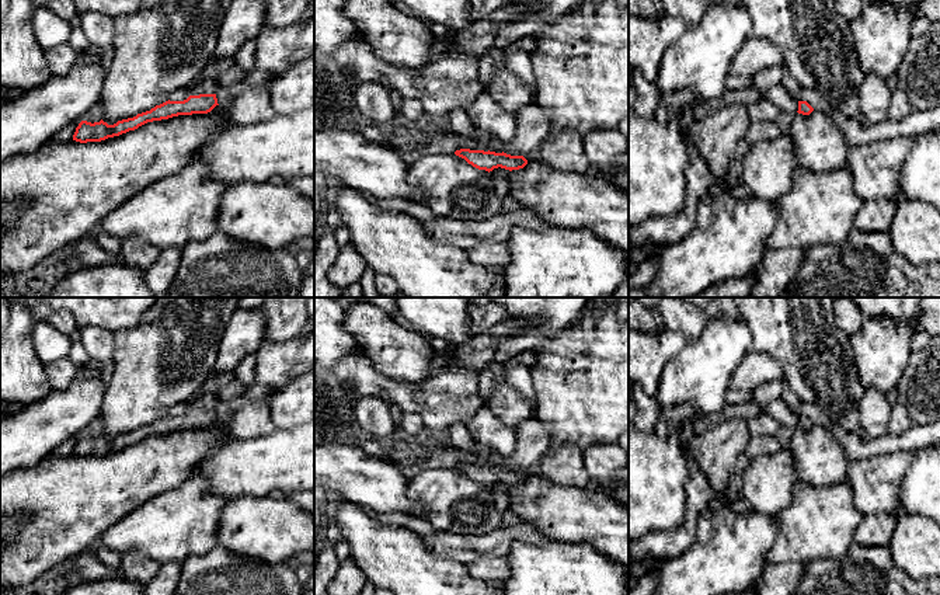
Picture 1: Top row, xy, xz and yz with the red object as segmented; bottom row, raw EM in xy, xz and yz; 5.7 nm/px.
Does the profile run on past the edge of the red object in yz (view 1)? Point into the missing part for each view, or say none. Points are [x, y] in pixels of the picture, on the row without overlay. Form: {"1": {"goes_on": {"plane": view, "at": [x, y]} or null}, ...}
{"1": {"goes_on": null}}

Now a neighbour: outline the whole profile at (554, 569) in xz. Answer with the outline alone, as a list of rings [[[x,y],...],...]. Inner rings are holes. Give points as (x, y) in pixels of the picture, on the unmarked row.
[[[513,542],[504,595],[626,595],[626,567],[589,544]]]

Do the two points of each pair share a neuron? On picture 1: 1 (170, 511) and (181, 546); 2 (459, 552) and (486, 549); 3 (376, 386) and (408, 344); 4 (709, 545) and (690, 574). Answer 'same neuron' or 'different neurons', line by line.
1: same neuron
2: same neuron
3: different neurons
4: same neuron

